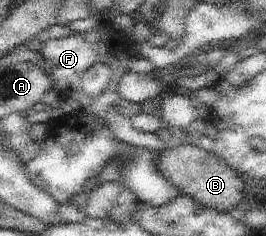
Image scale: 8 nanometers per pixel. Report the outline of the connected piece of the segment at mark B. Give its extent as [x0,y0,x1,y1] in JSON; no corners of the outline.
[158,143,244,212]

